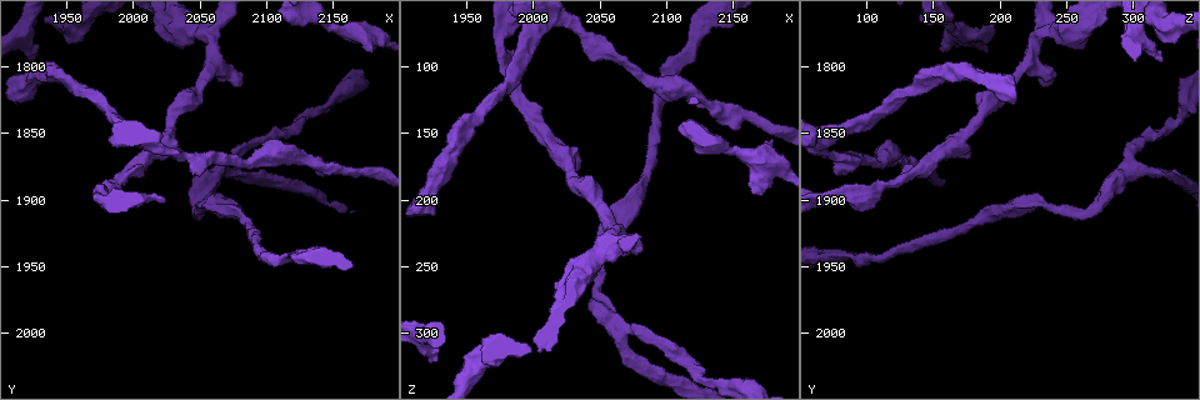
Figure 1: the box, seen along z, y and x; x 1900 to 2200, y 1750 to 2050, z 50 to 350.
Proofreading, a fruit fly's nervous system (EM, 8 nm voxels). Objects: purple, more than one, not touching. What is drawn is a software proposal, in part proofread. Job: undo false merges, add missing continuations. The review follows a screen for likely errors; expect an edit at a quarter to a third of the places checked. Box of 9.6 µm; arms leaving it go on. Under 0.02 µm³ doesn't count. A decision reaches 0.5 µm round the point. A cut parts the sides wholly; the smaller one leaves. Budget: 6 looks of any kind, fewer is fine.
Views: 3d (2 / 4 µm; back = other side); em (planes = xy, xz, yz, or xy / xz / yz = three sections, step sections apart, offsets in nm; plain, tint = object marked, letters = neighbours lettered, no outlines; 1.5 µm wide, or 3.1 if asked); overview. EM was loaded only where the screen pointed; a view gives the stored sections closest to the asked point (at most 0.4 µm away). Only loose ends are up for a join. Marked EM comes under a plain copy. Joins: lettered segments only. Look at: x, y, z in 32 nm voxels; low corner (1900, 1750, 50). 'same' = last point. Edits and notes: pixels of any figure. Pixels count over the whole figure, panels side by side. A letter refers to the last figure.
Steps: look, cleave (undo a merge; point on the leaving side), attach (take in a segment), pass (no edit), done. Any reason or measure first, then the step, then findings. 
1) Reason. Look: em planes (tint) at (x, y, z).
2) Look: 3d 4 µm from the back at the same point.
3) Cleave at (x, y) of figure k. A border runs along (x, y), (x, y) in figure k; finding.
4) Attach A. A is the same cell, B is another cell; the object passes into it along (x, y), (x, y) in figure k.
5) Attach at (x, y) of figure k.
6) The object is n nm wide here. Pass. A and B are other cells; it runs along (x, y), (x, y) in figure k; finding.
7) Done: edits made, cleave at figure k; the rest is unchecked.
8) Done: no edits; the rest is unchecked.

Free end. Look: 3d 2 µm at (2180, 1788, 156).

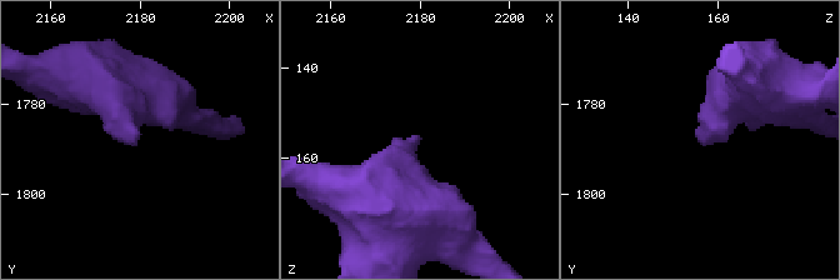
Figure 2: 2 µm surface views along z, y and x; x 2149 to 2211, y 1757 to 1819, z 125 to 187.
Now the EM. Look: em planes (tint) at (2180, 1788, 156).

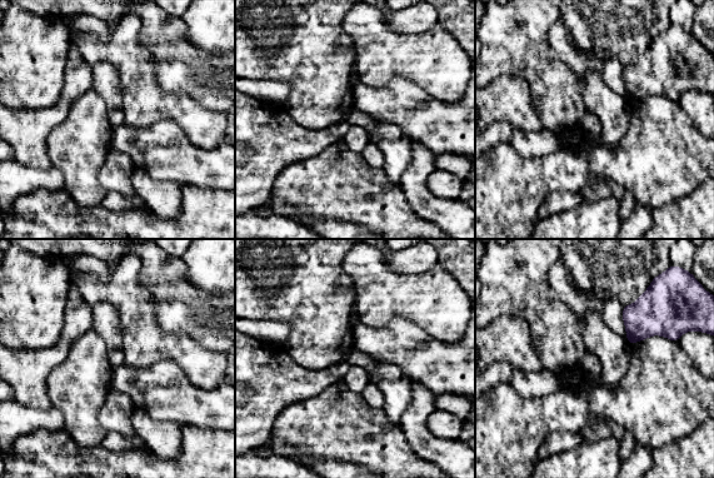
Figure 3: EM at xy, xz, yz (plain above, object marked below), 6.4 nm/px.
Look: em planes (letters) at the same point.

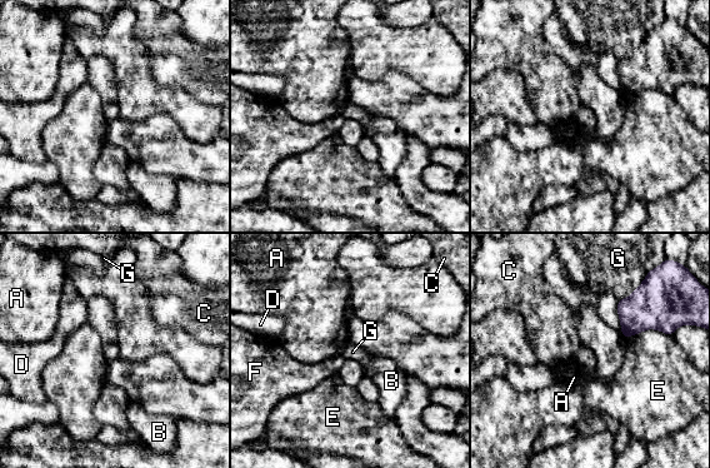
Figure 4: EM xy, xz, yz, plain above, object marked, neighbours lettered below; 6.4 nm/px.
Pass. A, B, C, D, E, F and G are other cells; a border runs along (641, 283), (629, 295), (618, 300) in figure 4; none of them fits.

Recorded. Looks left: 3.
An open end. Look: 3d 4 µm at (1924, 1794, 322).

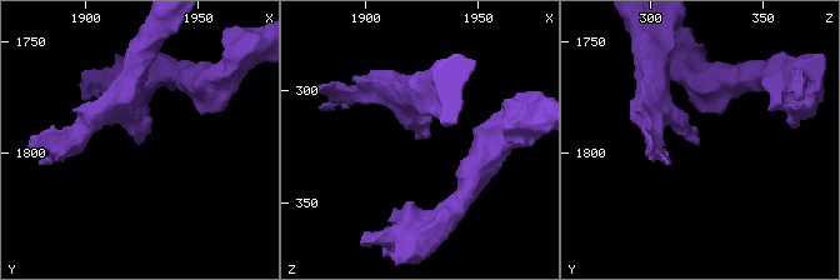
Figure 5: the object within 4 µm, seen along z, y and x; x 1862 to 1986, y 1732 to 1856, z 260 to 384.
Need the tissue. Look: em planes (letters) at (1923, 1795, 322).

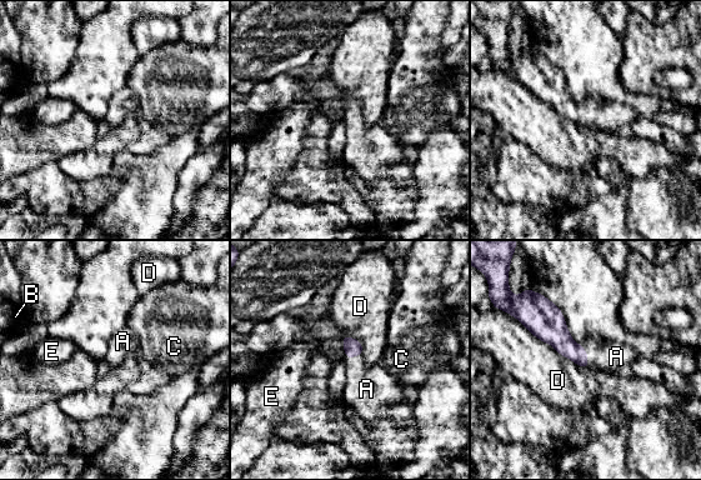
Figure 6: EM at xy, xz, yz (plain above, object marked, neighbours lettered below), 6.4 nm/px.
Attach A. A is the same cell, B, C, D and E are other cells; the cell continues.

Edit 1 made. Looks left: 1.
Done: edits made, attach at figure 6; the rest is unchecked.

